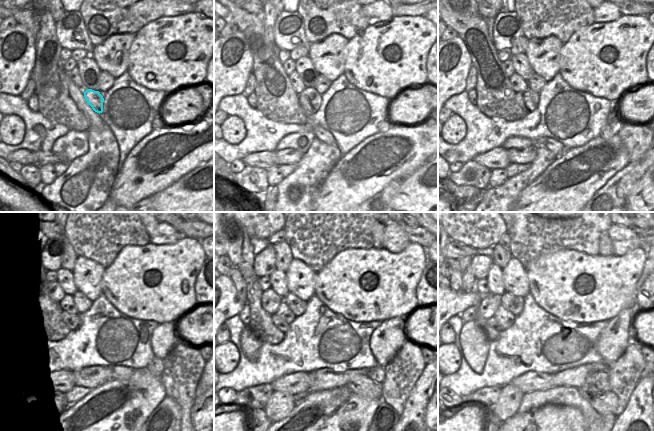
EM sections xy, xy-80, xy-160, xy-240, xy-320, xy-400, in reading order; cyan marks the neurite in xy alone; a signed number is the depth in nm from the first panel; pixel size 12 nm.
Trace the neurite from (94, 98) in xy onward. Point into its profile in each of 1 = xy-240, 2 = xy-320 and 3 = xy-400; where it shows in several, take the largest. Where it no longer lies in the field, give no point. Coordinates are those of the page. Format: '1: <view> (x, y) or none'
1: xy-240 (72, 322)
2: xy-320 (278, 322)
3: xy-400 (491, 321)

